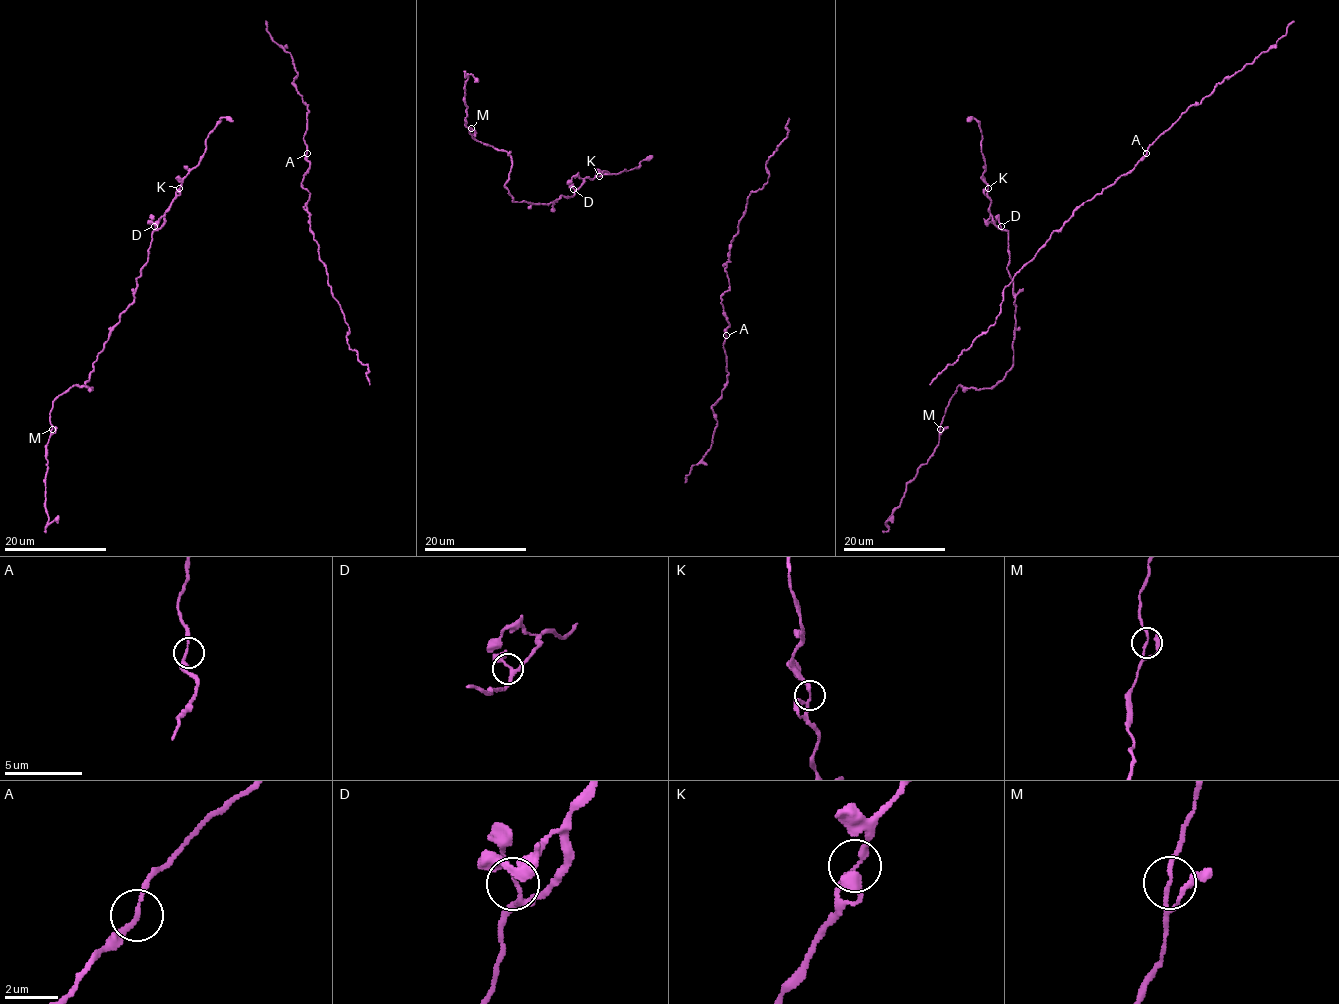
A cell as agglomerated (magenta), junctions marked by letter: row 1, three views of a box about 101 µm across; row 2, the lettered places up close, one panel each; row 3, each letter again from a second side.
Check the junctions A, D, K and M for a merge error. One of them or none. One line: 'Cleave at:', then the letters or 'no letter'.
Cleave at: no letter

